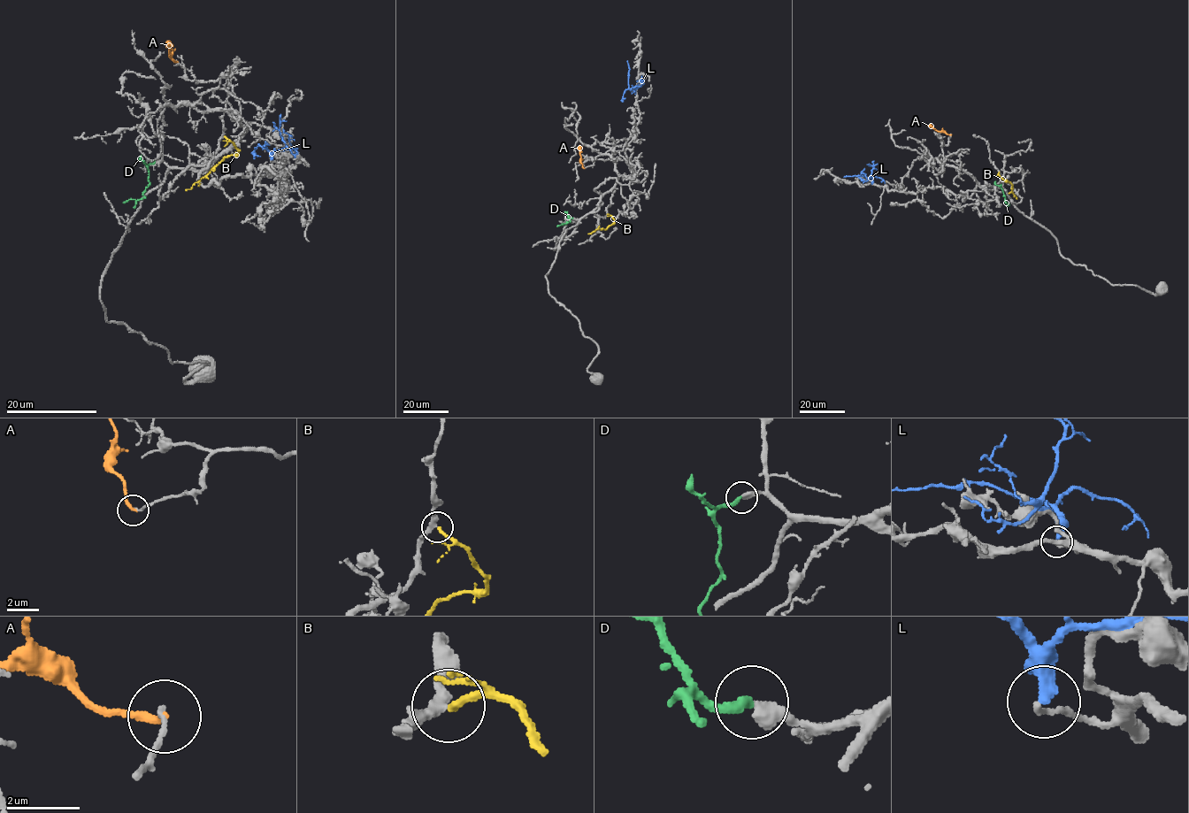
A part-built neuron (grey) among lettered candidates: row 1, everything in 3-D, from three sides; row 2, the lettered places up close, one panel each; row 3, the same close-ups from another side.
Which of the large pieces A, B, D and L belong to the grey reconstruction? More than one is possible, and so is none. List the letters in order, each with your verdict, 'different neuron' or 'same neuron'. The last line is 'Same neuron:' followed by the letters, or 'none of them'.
A: different neuron
B: different neuron
D: same neuron
L: different neuron
Same neuron: D

